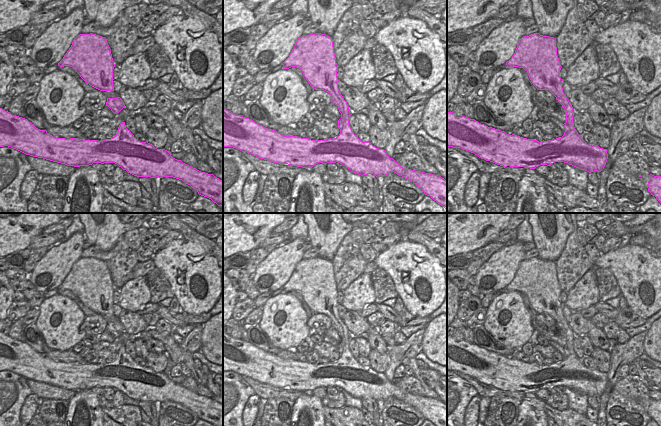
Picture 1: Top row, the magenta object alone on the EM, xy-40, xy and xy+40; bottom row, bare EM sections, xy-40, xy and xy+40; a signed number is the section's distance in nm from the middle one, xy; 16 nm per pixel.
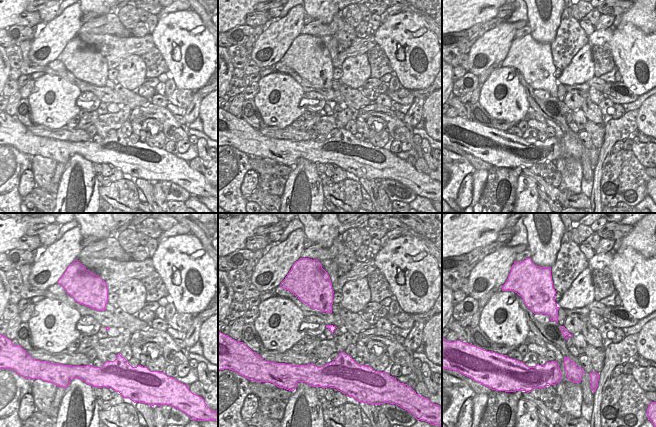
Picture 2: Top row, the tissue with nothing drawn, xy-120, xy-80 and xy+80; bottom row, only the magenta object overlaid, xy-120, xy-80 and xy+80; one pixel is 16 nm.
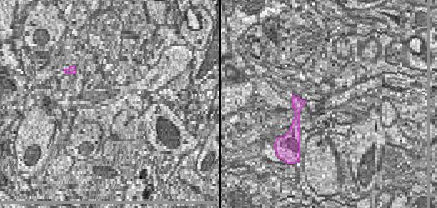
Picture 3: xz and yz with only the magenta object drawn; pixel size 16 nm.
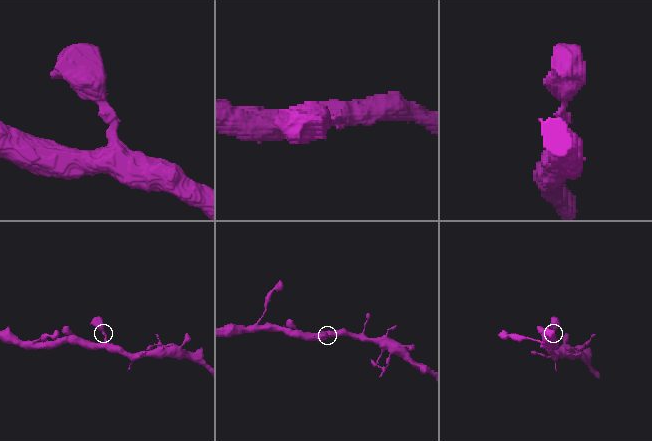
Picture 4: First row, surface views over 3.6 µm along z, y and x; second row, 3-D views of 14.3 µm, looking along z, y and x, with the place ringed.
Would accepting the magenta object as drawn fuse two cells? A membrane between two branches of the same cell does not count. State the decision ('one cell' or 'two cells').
one cell

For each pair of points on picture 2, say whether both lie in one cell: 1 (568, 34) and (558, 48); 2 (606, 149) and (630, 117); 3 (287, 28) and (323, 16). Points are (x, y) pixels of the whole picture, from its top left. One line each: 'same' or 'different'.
1: same
2: same
3: different

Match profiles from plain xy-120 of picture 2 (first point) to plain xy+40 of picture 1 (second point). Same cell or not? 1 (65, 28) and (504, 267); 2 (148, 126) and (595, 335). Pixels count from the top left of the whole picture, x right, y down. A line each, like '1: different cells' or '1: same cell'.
1: same cell
2: same cell

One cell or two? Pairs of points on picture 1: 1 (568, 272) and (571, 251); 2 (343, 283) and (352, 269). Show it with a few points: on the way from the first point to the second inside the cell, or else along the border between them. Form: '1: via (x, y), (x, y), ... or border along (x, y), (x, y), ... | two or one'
1: via (571, 267), (571, 256) | one
2: via (343, 280), (349, 272) | one

